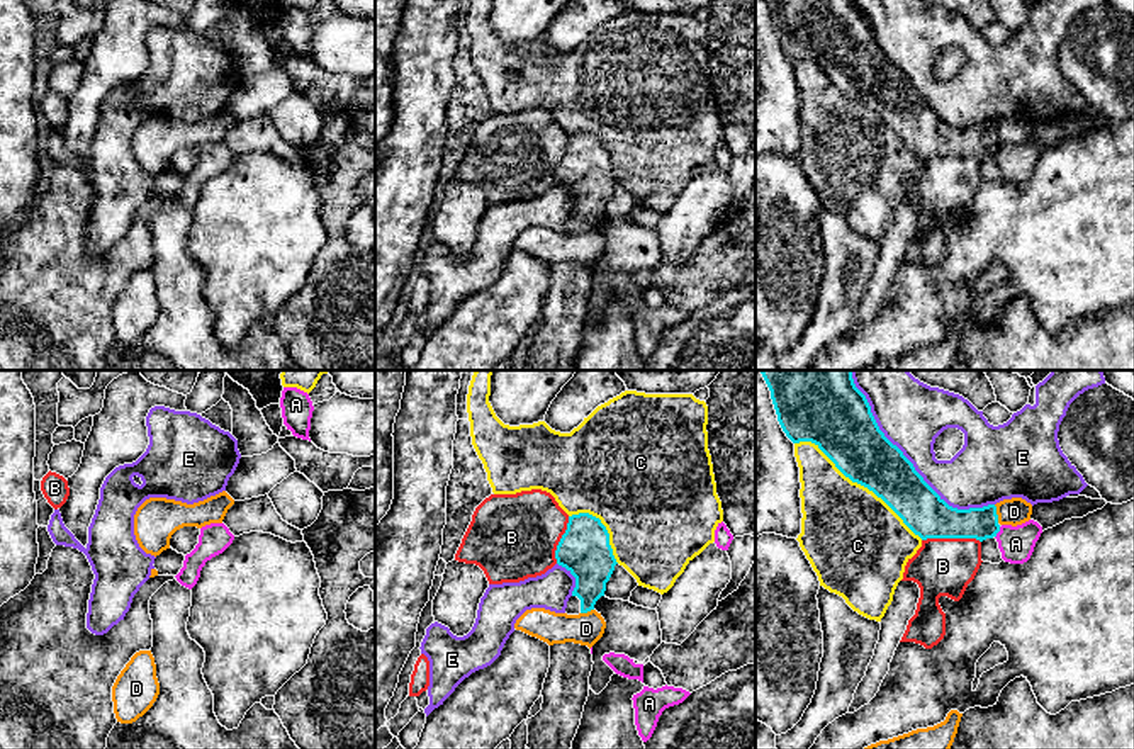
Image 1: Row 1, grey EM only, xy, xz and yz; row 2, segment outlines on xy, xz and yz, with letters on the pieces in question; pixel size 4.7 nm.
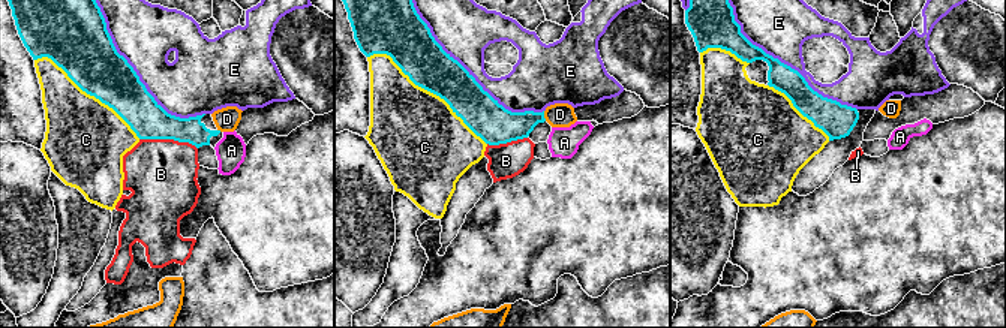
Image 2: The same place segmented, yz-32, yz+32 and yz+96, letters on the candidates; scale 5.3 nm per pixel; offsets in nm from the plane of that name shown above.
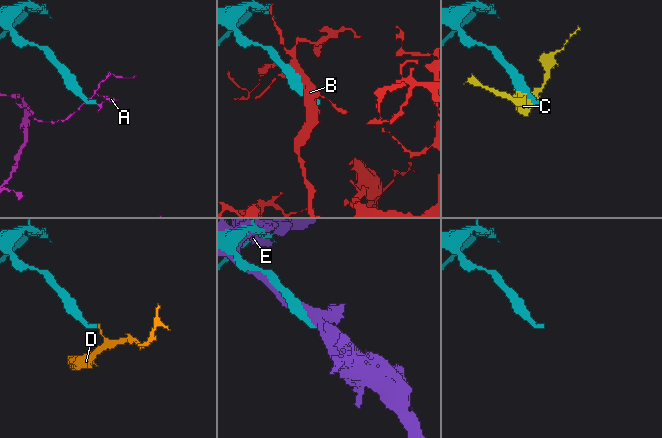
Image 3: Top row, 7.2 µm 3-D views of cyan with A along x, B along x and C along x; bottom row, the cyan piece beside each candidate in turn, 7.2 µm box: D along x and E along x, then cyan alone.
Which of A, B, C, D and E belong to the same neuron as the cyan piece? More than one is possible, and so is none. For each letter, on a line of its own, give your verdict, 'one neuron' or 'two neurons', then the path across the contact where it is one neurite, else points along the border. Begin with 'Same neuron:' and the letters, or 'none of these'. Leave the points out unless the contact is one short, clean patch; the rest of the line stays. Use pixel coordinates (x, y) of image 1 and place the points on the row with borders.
Same neuron: none of these
A: two neurons; border yz (1000, 527), (995, 537)
B: two neurons
C: two neurons
D: two neurons; border yz (993, 505), (999, 522)
E: two neurons

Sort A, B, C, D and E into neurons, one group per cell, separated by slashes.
A / B / C / D / E

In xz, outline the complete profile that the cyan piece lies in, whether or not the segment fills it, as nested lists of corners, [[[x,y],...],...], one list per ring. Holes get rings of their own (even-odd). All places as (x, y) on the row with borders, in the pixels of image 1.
[[[589,513],[569,516],[555,559],[575,577],[565,613],[579,615],[594,610],[618,564],[609,545],[609,533],[601,520]]]

